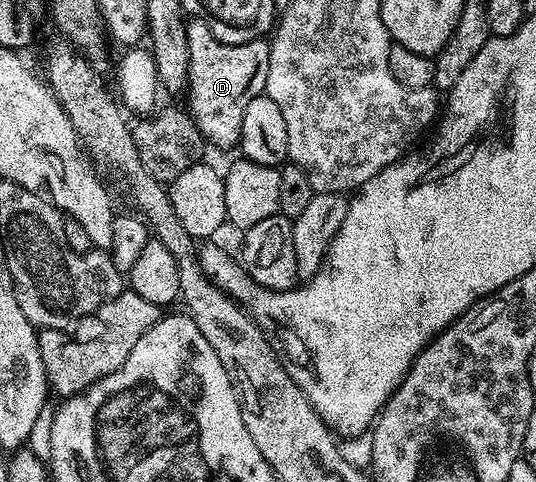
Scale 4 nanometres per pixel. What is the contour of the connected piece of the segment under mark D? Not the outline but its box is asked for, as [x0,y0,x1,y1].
[186,17,270,147]

